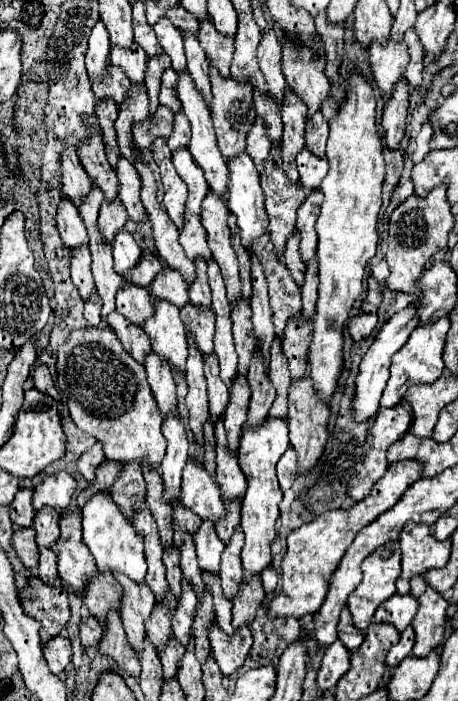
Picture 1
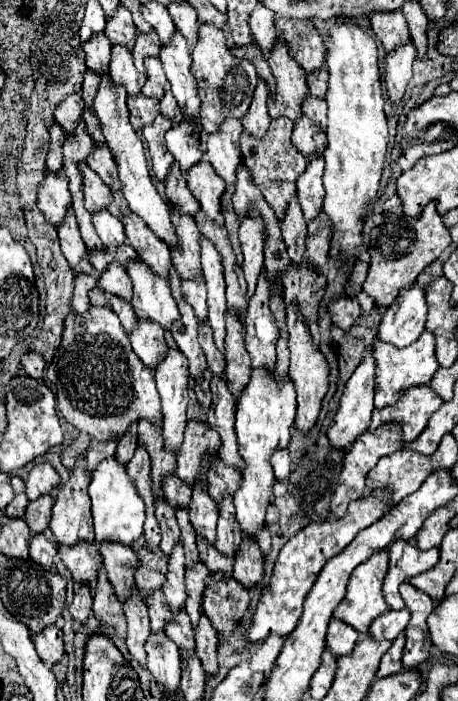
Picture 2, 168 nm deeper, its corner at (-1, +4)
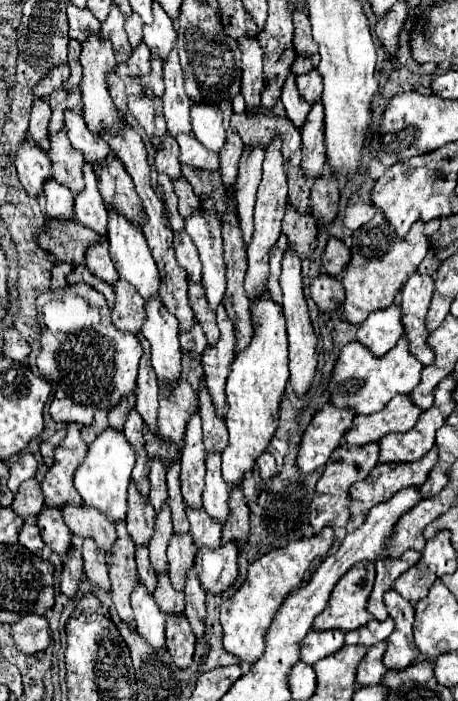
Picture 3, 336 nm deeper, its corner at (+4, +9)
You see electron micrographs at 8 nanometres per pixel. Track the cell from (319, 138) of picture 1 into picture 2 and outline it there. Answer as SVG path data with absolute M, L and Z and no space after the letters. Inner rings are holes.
M308 93L308 97L304 99L304 105L302 105L302 111L320 127L320 129L326 129L326 101L320 99L320 97L312 97Z

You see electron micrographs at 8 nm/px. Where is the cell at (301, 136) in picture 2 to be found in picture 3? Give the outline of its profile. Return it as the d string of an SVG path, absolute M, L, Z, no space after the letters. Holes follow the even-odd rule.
M287 76L287 84L283 86L283 94L281 94L281 102L285 106L287 118L293 122L295 128L301 128L307 120L307 114L311 110L311 106L299 96L297 88L295 88L295 76Z

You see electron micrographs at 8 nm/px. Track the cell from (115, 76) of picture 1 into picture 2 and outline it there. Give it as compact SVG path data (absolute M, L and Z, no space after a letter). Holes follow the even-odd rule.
M96 33L96 37L82 43L82 49L86 53L86 65L88 69L94 69L96 73L106 73L110 63L110 47L112 43L104 33Z

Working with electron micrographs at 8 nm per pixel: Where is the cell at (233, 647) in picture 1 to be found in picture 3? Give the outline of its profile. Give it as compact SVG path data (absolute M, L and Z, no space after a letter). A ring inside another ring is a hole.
M235 544L221 546L219 552L211 552L211 548L199 548L195 556L195 572L205 592L217 596L233 586L233 582L239 578L237 554L239 548L235 548Z

